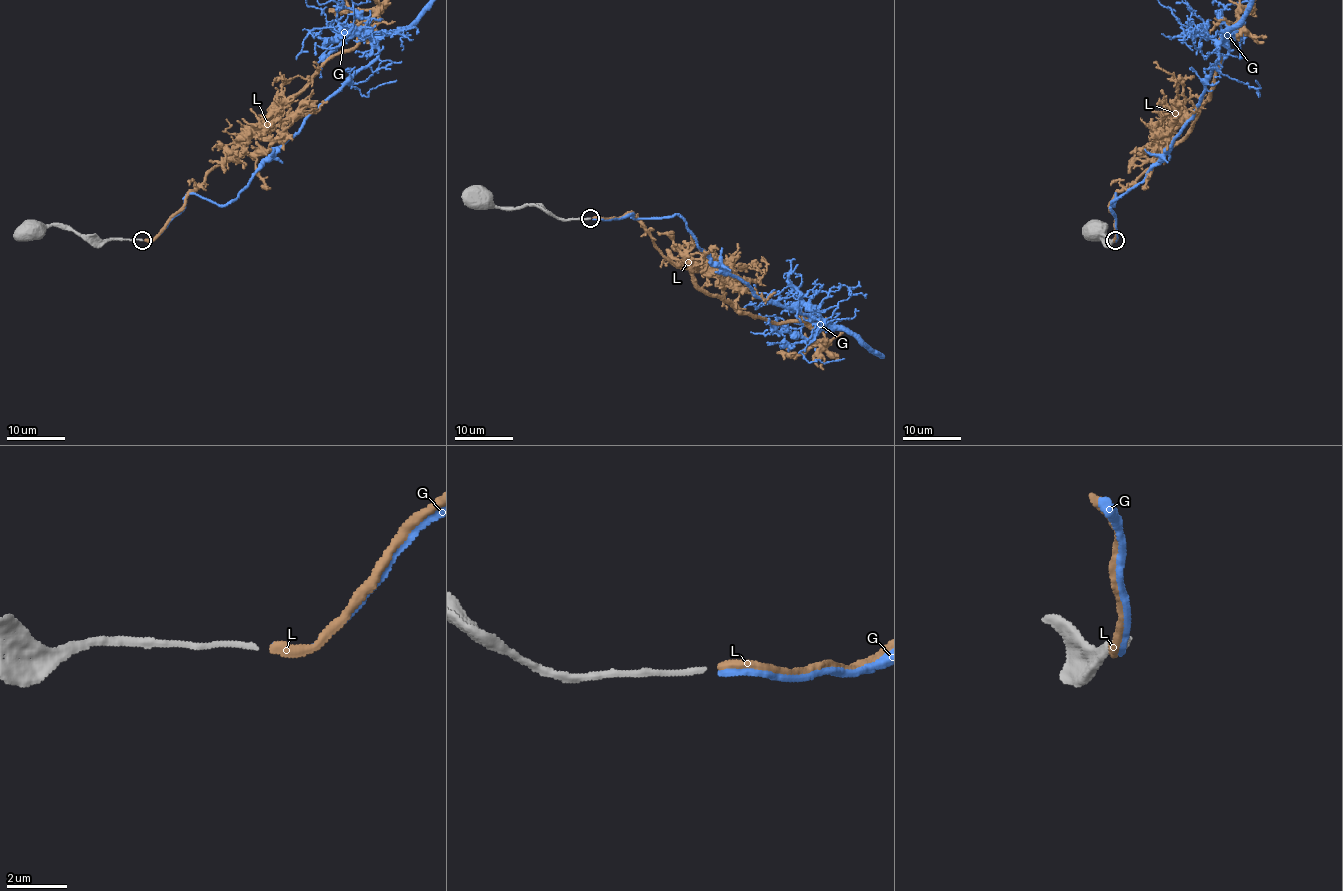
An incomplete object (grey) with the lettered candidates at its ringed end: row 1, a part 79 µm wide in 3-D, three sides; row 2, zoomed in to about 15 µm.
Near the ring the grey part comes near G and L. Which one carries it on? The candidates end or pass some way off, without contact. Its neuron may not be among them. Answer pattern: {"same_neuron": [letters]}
{"same_neuron": ["L"]}

